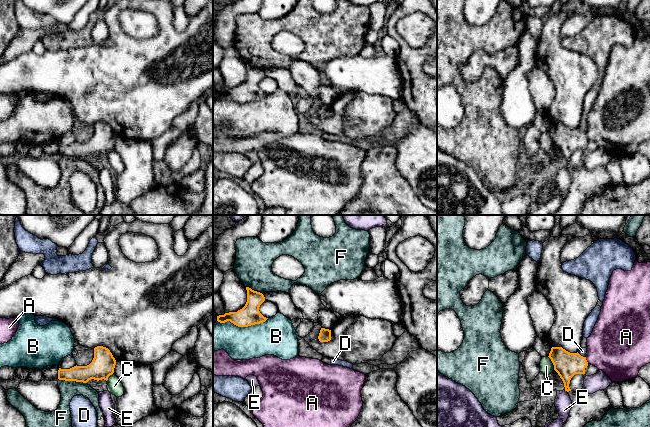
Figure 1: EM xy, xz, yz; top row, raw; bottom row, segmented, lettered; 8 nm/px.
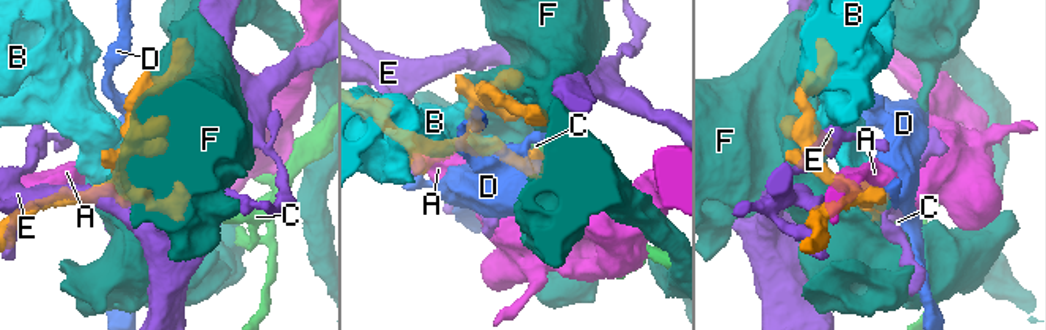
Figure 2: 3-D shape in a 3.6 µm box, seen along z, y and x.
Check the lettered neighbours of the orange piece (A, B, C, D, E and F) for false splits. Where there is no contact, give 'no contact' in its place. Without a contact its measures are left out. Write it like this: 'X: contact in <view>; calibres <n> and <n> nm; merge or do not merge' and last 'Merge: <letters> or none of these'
A: contact in yz; calibres 200 and 420 nm; do not merge
B: contact in xz; calibres 160 and 280 nm; do not merge
C: contact in yz; calibres 200 and 110 nm; do not merge
D: contact in yz; calibres 200 and 60 nm; do not merge
E: contact in yz; calibres 200 and 140 nm; do not merge
F: contact in xy; calibres 190 and 140 nm; do not merge
Merge: none of these

